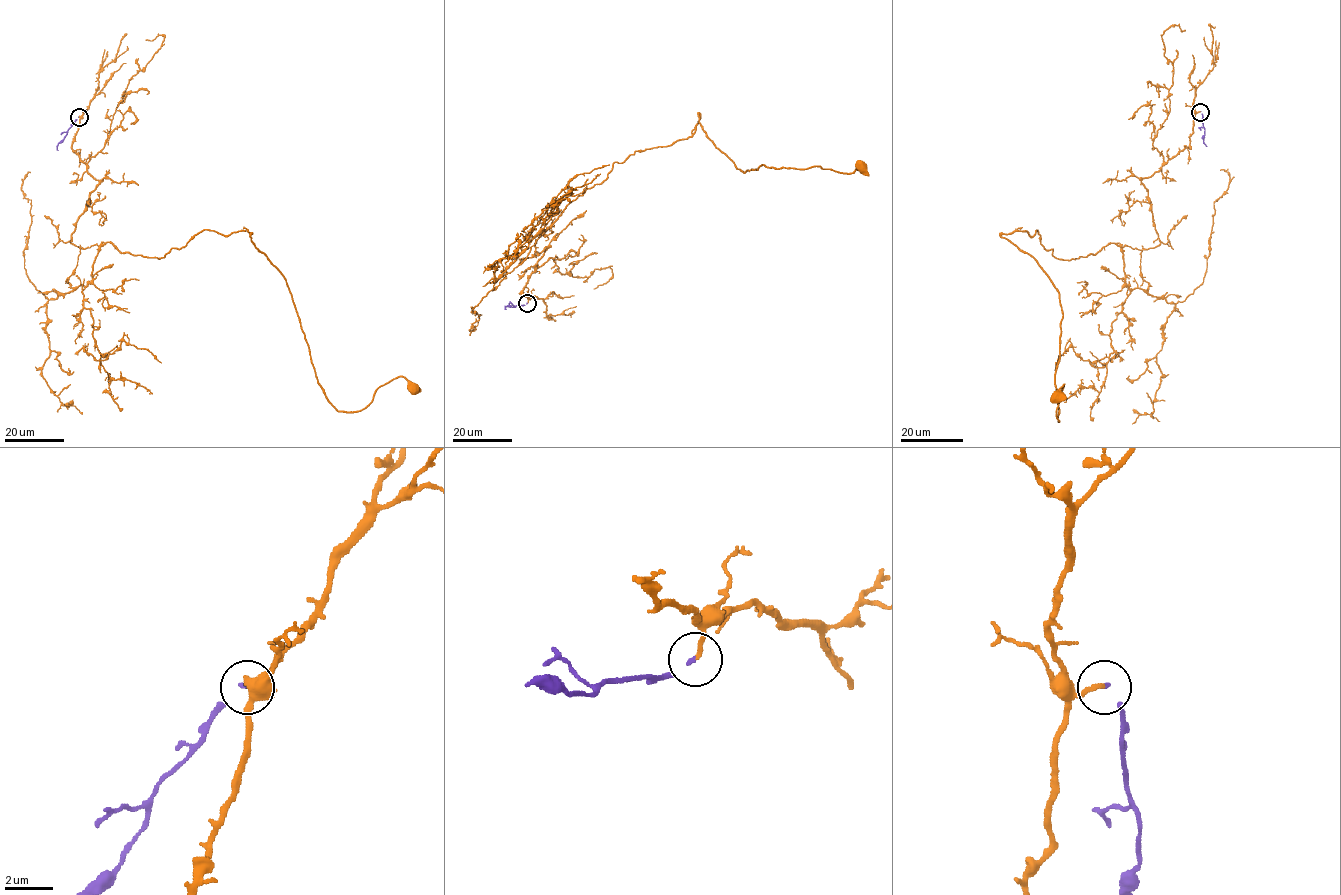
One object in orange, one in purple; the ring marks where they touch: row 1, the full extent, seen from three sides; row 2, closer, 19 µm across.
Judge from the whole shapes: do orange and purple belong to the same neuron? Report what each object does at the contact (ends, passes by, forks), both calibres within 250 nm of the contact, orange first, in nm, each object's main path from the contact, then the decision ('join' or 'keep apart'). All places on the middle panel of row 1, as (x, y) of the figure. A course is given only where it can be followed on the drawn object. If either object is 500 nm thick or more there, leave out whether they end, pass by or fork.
orange ends; purple ends; calibres 180 and 120 nm; course orange (527, 302), (547, 247), (519, 265), (569, 204), (614, 162), (690, 137), (698, 114), (744, 172), (862, 169); course purple (527, 302), (506, 308); join

